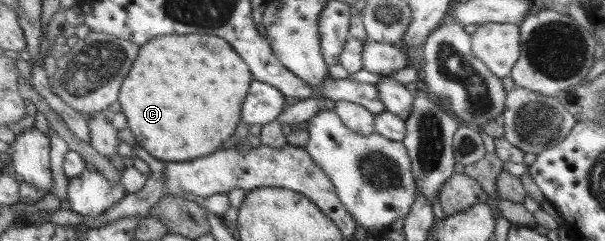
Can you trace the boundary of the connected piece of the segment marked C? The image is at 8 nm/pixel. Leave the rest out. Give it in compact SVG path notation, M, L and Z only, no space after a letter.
M166 34L162 37L154 37L147 40L139 48L138 58L133 62L130 72L122 81L122 88L119 90L120 98L117 98L122 104L122 114L128 118L128 126L134 133L134 138L140 148L148 151L154 158L161 161L182 162L200 158L210 154L215 149L220 149L224 144L230 143L234 130L241 122L240 108L242 102L248 94L250 84L253 82L253 75L250 74L248 65L242 60L242 57L224 40L216 35L210 34Z

